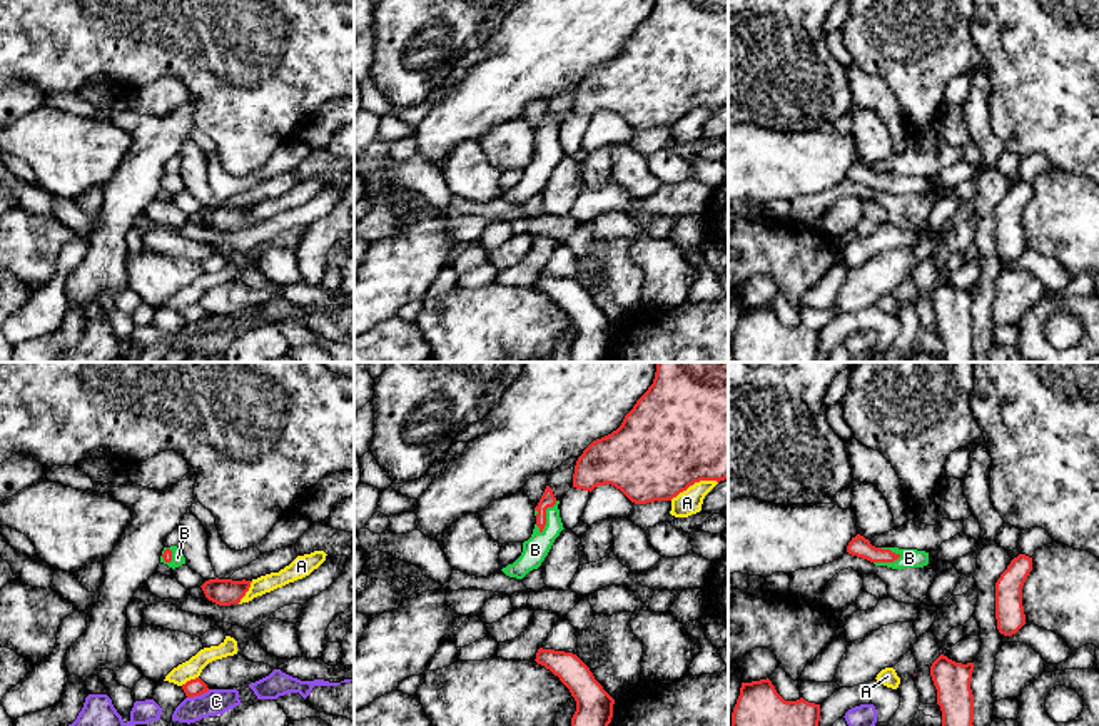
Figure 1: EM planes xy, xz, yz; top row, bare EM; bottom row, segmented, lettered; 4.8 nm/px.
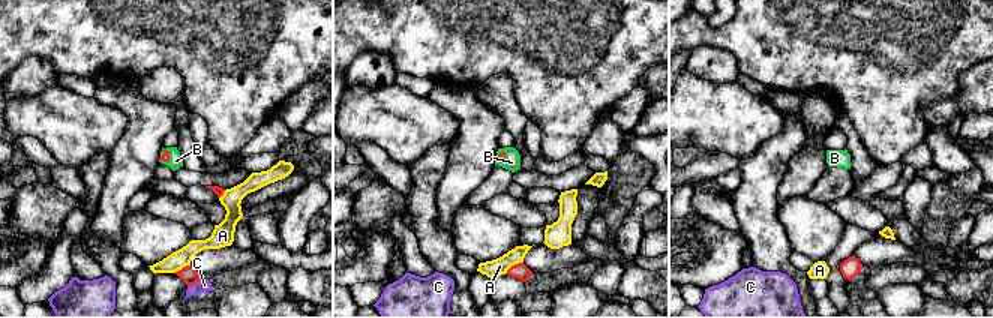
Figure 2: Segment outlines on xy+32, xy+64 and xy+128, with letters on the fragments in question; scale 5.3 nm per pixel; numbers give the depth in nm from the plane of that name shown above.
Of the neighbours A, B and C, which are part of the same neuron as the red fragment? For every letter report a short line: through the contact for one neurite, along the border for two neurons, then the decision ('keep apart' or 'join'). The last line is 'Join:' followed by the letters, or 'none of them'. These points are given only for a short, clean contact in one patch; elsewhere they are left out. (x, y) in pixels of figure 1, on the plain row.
A: keep apart
B: line yz (859, 172), (887, 187), (909, 184); join
C: keep apart
Join: B

